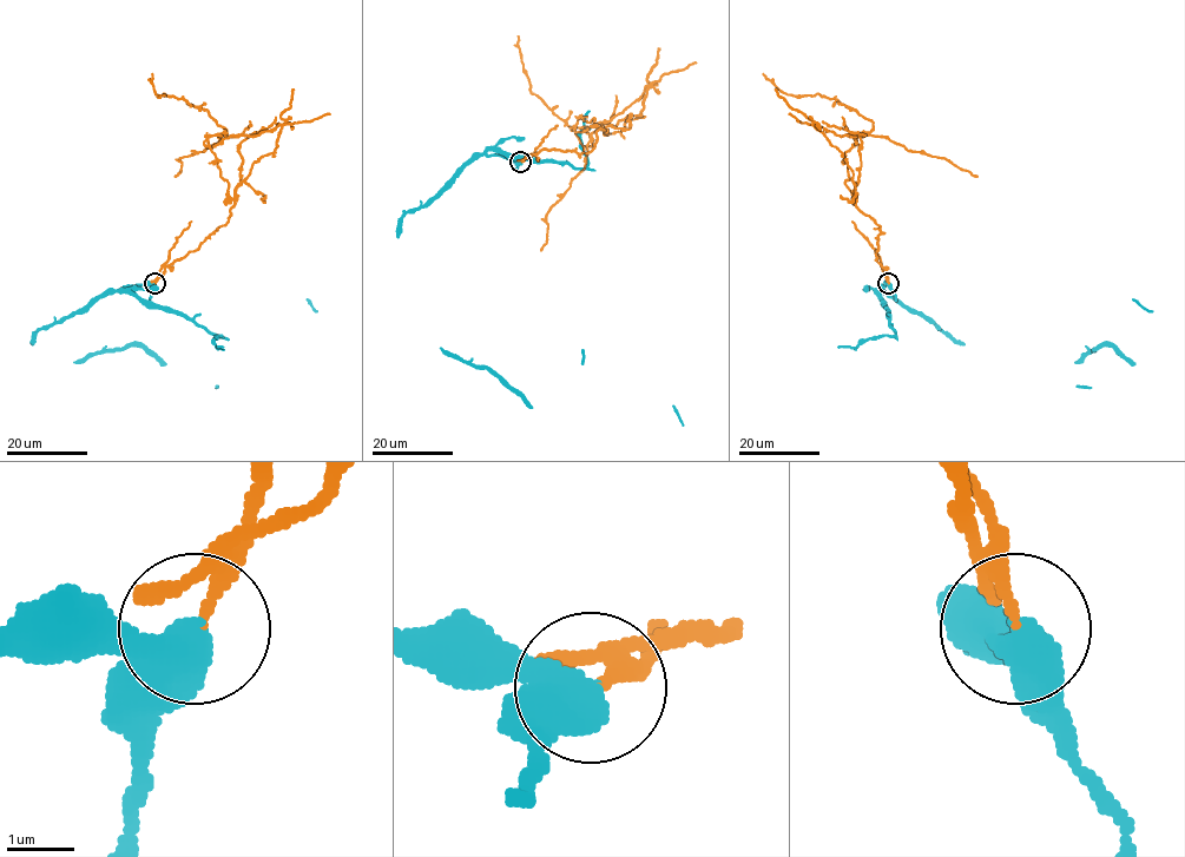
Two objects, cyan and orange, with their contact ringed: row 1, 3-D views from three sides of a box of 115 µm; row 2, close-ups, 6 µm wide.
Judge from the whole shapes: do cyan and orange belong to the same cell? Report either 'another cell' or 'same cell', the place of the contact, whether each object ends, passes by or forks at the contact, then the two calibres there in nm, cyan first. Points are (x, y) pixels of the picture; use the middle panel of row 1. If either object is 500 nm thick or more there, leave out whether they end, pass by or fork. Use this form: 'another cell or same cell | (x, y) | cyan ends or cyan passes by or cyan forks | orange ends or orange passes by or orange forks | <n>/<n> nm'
another cell | (520, 162) | cyan passes by | orange ends | 440/160 nm

